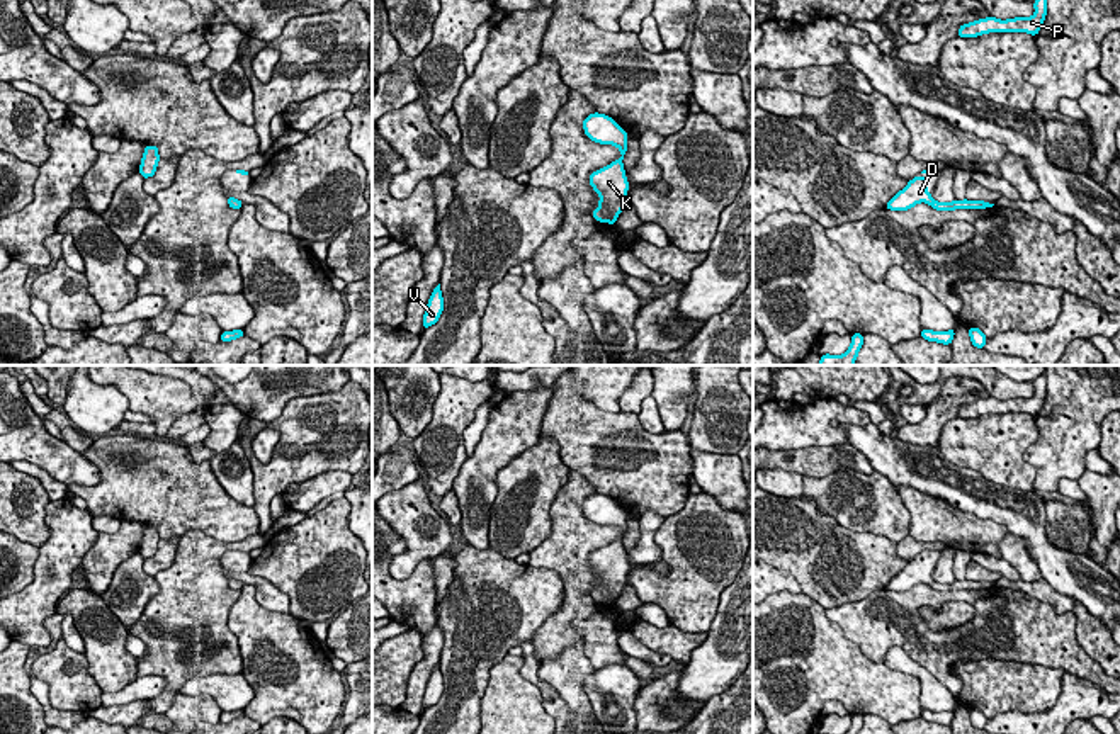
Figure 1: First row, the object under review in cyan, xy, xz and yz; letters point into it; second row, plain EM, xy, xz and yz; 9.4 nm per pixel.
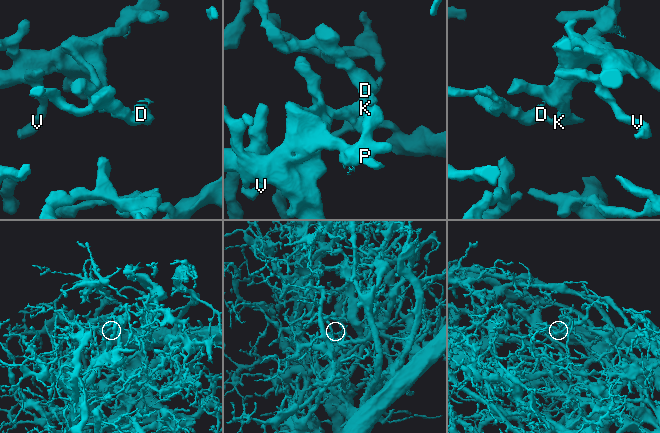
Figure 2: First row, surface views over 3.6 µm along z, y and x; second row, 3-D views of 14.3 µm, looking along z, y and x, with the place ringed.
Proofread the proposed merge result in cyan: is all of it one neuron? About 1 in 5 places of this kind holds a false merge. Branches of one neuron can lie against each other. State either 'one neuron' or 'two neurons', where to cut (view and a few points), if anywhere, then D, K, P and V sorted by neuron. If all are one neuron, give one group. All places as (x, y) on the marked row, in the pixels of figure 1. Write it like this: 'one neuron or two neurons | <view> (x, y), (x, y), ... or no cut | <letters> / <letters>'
one neuron | no cut | D K P V

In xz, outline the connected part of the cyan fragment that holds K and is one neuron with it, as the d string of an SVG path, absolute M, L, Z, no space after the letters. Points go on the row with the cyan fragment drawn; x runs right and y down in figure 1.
M590 114L583 121L586 138L600 144L614 144L620 150L620 158L590 175L590 185L600 195L598 209L591 216L600 223L615 224L625 206L629 182L622 165L627 151L627 133L605 114Z

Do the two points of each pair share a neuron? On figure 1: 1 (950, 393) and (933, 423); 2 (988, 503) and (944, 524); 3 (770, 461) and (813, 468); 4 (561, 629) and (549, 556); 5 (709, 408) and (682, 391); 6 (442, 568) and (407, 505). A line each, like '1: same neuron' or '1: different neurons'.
1: same neuron
2: different neurons
3: same neuron
4: same neuron
5: different neurons
6: different neurons

